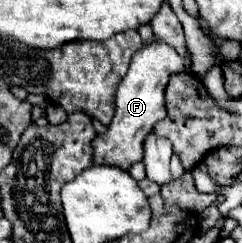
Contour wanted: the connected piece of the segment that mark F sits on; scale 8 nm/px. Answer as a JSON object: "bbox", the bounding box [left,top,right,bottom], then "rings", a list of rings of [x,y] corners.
{"bbox":[92,38,192,170],"rings":[[[160,38],[144,42],[144,46],[132,56],[126,76],[116,88],[116,110],[110,126],[104,134],[98,134],[92,142],[96,150],[96,164],[112,164],[122,170],[130,168],[134,162],[144,158],[144,140],[152,132],[154,124],[166,118],[166,100],[164,90],[168,78],[178,72],[186,72],[186,66],[192,62],[192,54],[178,54],[170,44]]]}

